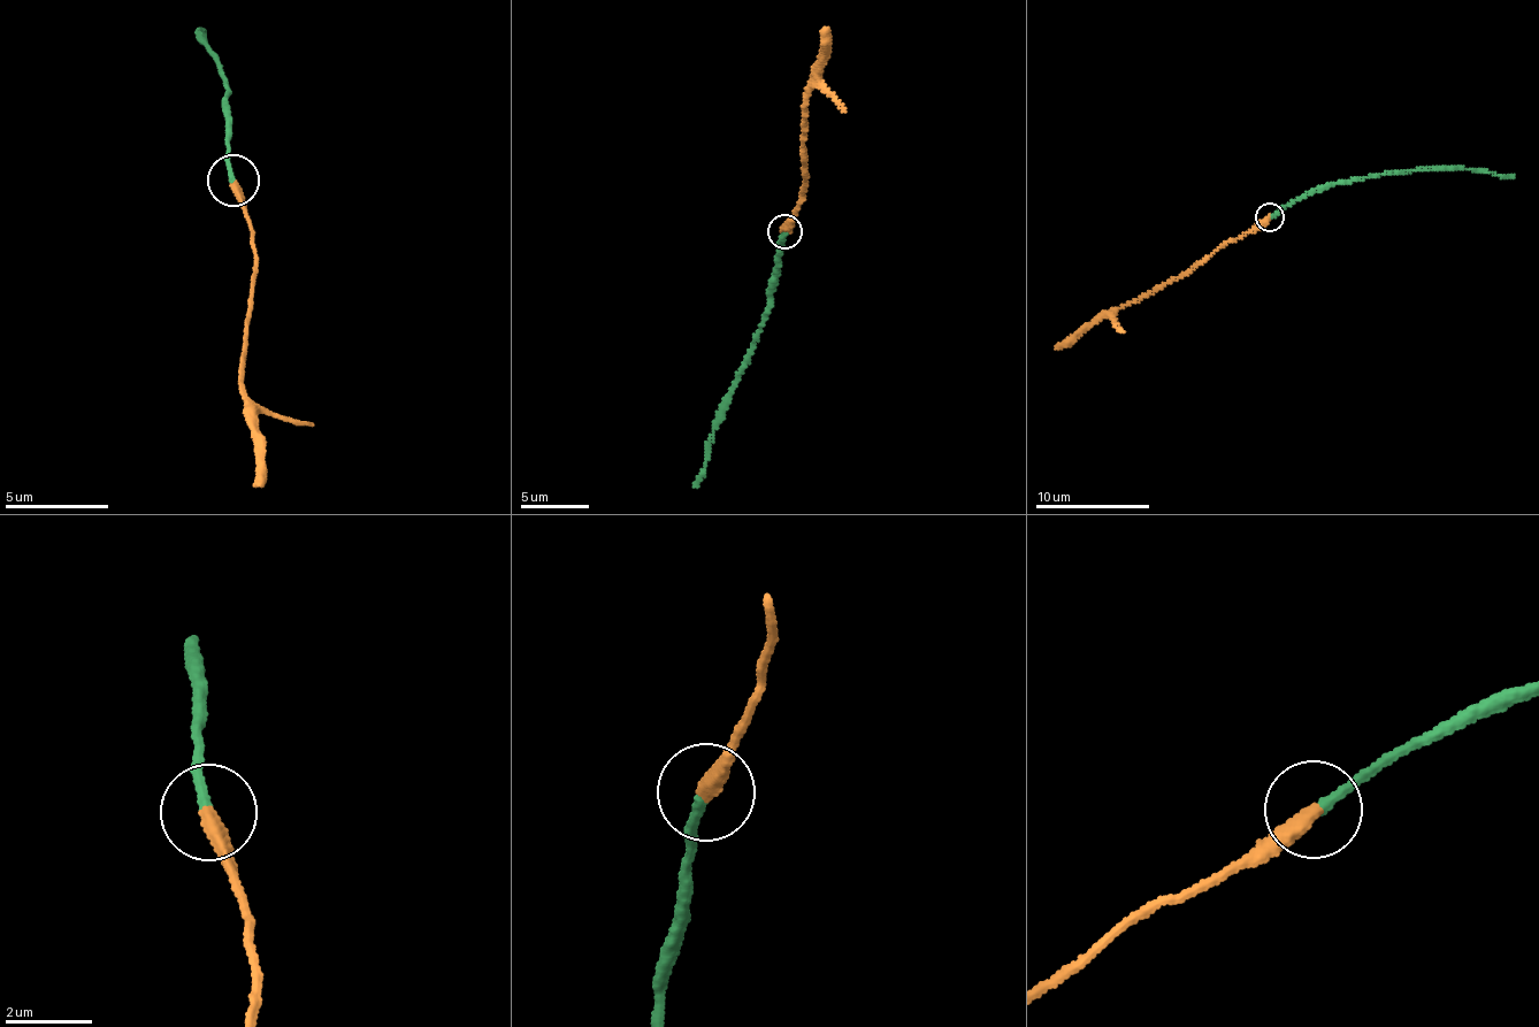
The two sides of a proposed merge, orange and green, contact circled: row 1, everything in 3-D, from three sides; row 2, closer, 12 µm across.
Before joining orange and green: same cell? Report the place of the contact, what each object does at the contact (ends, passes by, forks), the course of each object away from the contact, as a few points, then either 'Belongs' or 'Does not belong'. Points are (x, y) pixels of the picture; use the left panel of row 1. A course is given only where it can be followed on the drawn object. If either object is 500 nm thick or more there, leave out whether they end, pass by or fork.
Place: (232, 179). At the ring orange ends. At the ring green ends. Course of orange: (234, 182), (255, 262), (237, 368), (244, 406), (257, 431), (260, 489). Course of green: (235, 181), (221, 70), (198, 32), (208, 30), (198, 31). Belongs

